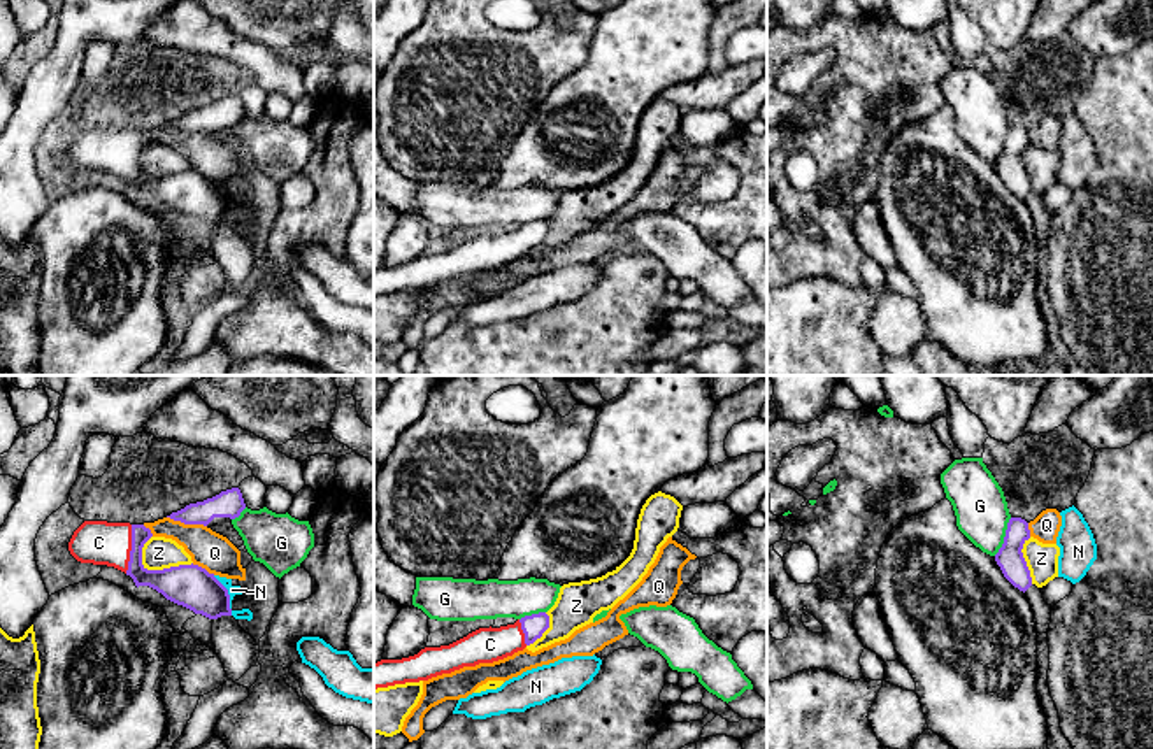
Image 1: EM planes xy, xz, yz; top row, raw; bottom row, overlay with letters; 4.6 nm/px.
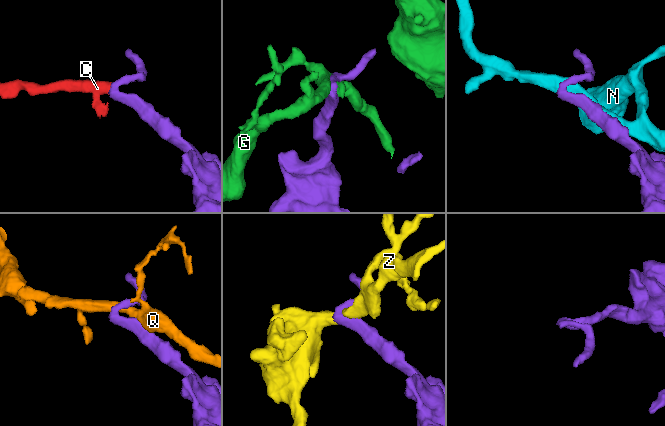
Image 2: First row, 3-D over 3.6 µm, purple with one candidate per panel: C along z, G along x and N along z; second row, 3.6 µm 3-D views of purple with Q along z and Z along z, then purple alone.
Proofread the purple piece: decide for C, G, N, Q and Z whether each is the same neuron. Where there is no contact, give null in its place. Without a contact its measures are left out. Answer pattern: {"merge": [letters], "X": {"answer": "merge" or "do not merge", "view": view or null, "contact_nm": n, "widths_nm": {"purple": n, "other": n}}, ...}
{"merge": ["C"], "C": {"answer": "merge", "view": "xy", "contact_nm": 220, "widths_nm": {"purple": 150, "other": 200}}, "G": {"answer": "do not merge", "view": "yz", "contact_nm": 190, "widths_nm": {"purple": 120, "other": 240}}, "N": {"answer": "do not merge", "view": "xy", "contact_nm": 200, "widths_nm": {"purple": 200, "other": 50}}, "Q": {"answer": "do not merge", "view": "xy", "contact_nm": 190, "widths_nm": {"purple": 130, "other": 170}}, "Z": {"answer": "do not merge", "view": "xy", "contact_nm": 260, "widths_nm": {"purple": 200, "other": 150}}}

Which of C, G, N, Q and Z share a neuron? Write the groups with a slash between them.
C / G / N / Q / Z

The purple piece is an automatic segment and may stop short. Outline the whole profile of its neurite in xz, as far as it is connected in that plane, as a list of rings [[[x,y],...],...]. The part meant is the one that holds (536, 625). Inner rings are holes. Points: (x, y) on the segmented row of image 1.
[[[539,612],[514,624],[479,628],[449,646],[425,647],[409,658],[381,660],[374,663],[374,689],[428,681],[463,667],[504,660],[534,644],[548,628],[549,616]]]

